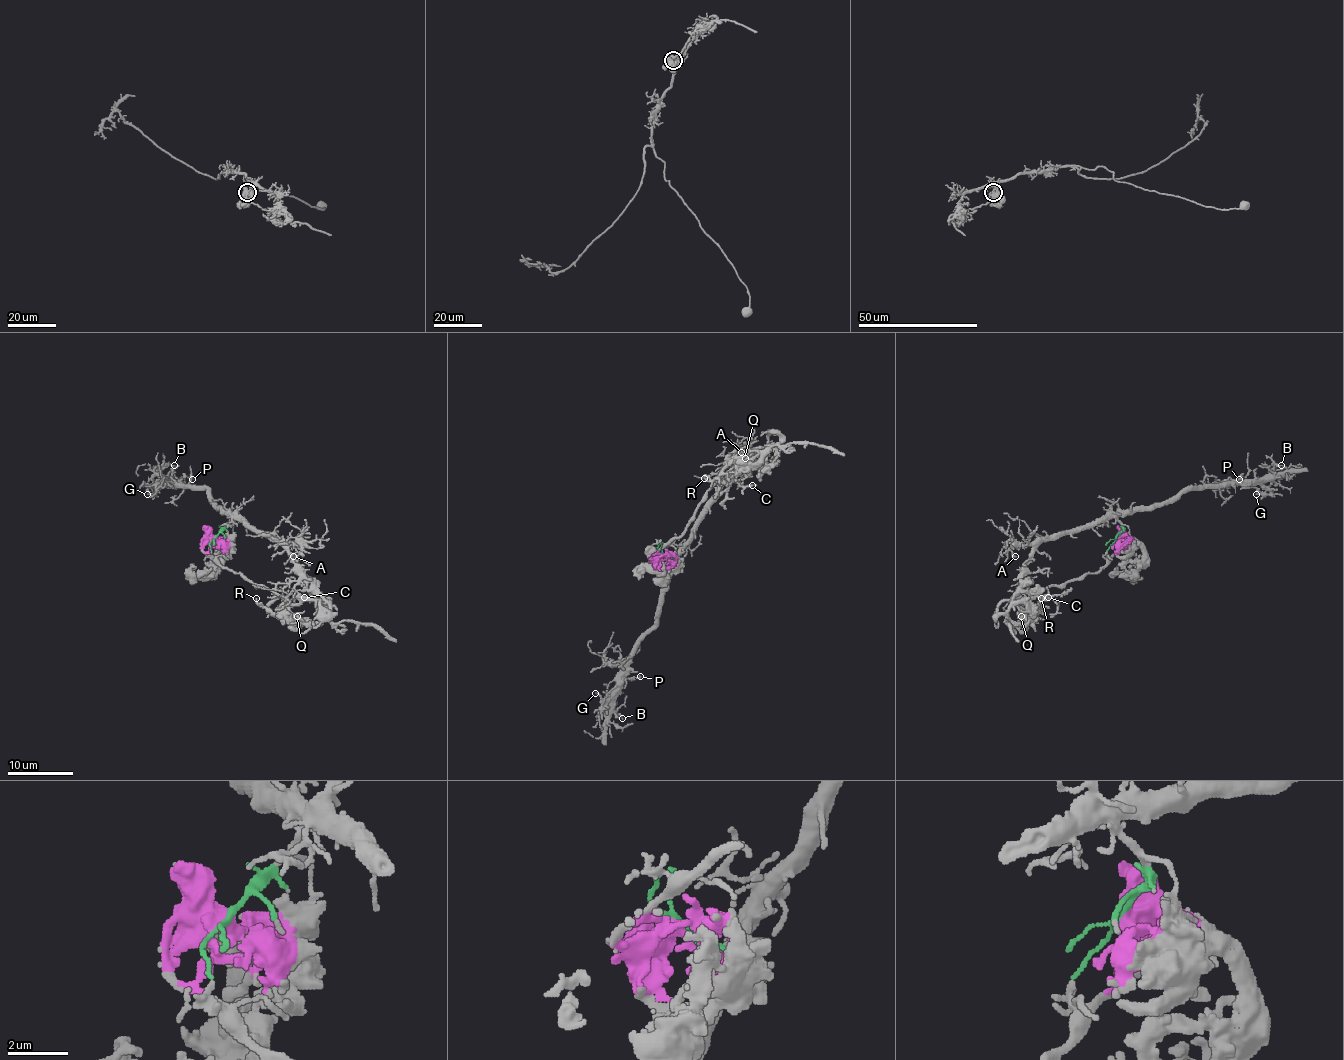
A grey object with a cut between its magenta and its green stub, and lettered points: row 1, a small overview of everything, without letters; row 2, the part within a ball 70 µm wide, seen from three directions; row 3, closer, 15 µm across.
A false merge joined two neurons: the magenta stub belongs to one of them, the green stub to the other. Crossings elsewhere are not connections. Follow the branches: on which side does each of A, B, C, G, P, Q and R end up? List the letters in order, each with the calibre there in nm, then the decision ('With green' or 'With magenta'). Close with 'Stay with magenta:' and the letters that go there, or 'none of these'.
A: Thickness 130 nm. With green
B: Thickness 160 nm. With green
C: Thickness 100 nm. With magenta
G: Thickness 120 nm. With green
P: Thickness 180 nm. With green
Q: Thickness 280 nm. With magenta
R: Thickness 200 nm. With magenta
Stay with magenta: C, Q, R

